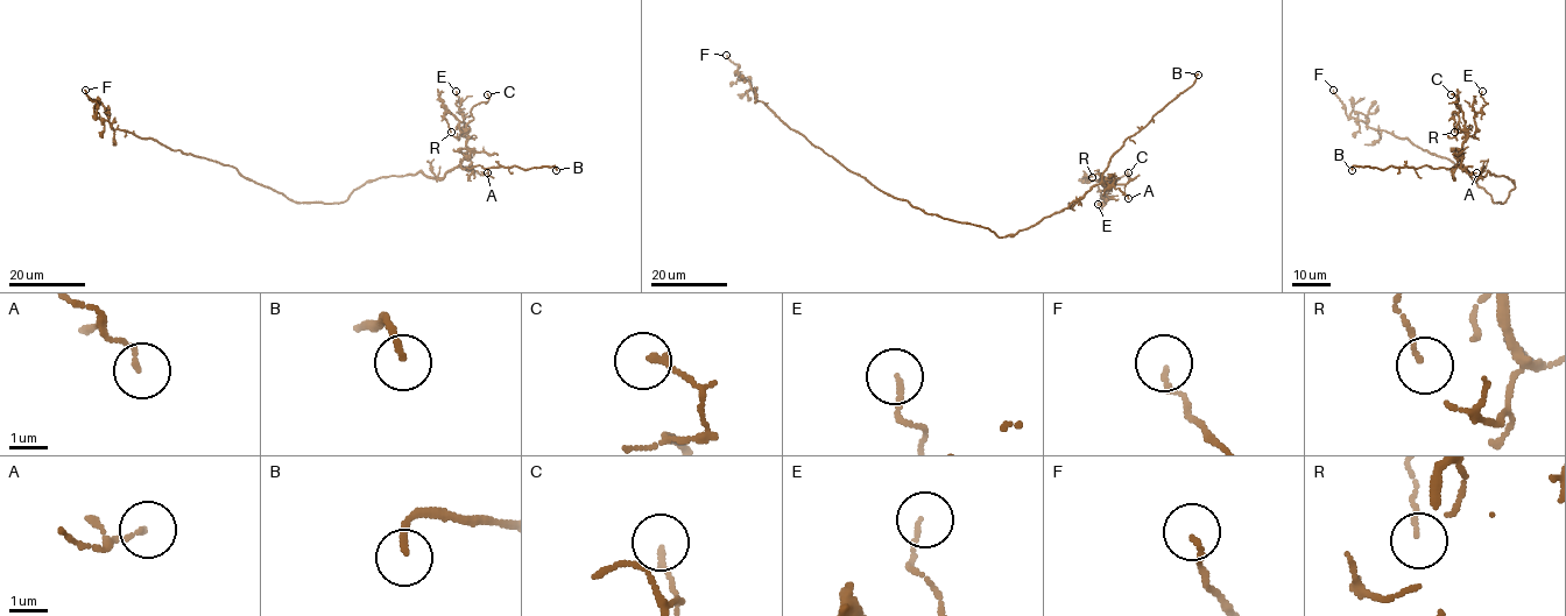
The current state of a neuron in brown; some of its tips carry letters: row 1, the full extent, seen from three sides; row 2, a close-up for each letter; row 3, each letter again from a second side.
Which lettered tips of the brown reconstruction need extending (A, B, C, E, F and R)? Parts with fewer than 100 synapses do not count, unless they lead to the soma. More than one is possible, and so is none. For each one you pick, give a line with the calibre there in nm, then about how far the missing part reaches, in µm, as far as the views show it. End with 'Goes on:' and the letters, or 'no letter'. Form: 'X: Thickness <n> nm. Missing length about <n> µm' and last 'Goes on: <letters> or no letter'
B: Thickness 170 nm. Missing length about 35 µm
Goes on: B

